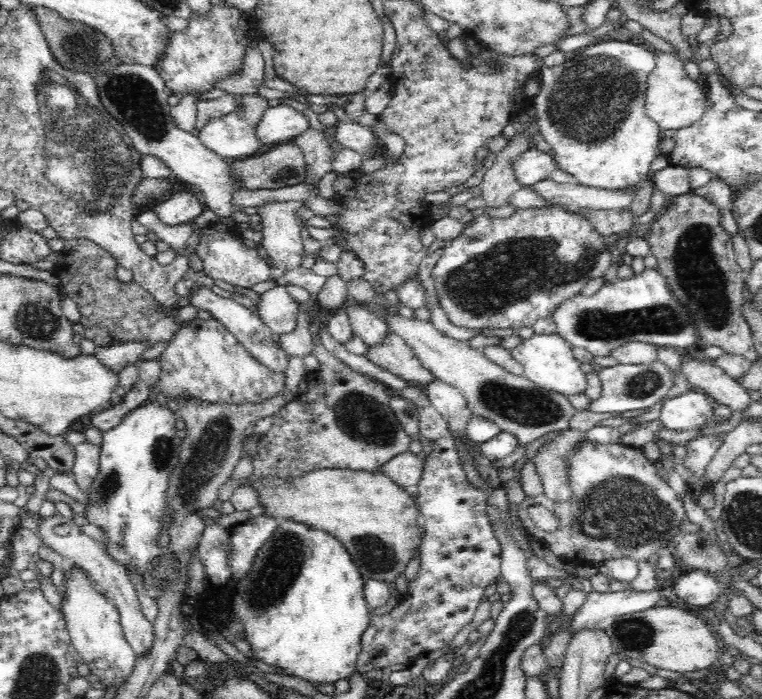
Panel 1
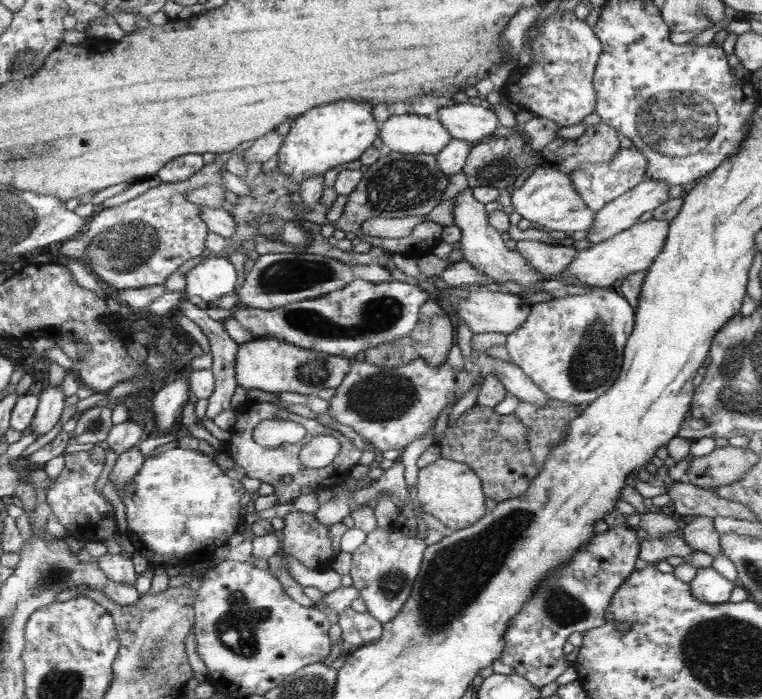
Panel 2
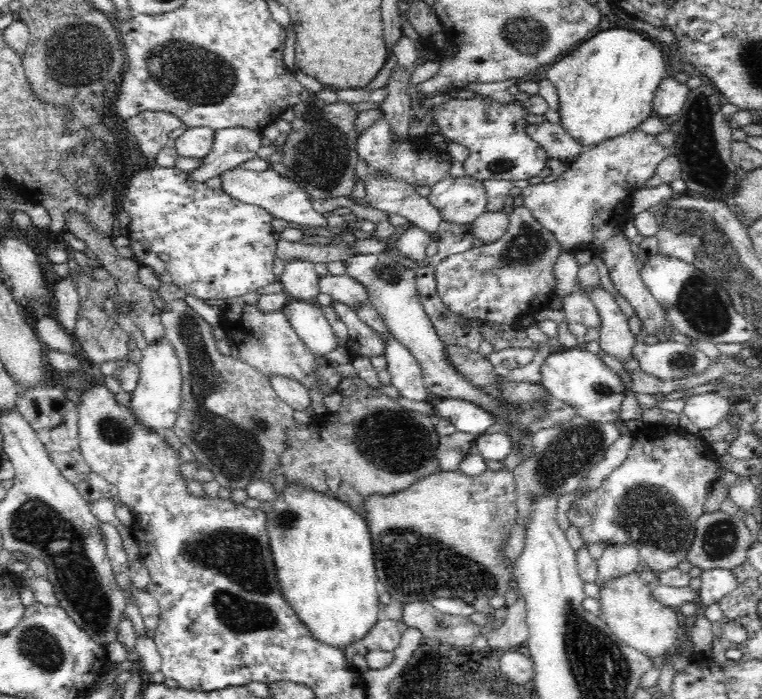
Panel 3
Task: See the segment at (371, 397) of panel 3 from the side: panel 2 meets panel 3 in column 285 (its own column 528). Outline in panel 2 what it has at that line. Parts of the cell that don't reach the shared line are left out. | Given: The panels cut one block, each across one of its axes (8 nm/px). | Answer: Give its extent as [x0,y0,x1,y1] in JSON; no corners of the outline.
[416,394,540,503]

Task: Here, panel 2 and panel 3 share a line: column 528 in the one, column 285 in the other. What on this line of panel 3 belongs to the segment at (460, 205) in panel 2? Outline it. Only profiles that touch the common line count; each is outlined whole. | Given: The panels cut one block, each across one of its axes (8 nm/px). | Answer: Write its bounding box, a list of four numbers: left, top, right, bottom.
[280,260,320,302]

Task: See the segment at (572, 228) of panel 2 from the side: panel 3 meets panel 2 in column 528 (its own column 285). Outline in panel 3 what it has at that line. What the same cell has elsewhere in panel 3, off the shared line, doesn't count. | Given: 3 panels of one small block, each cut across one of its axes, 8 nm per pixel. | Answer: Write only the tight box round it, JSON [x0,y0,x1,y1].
[221,168,328,227]

